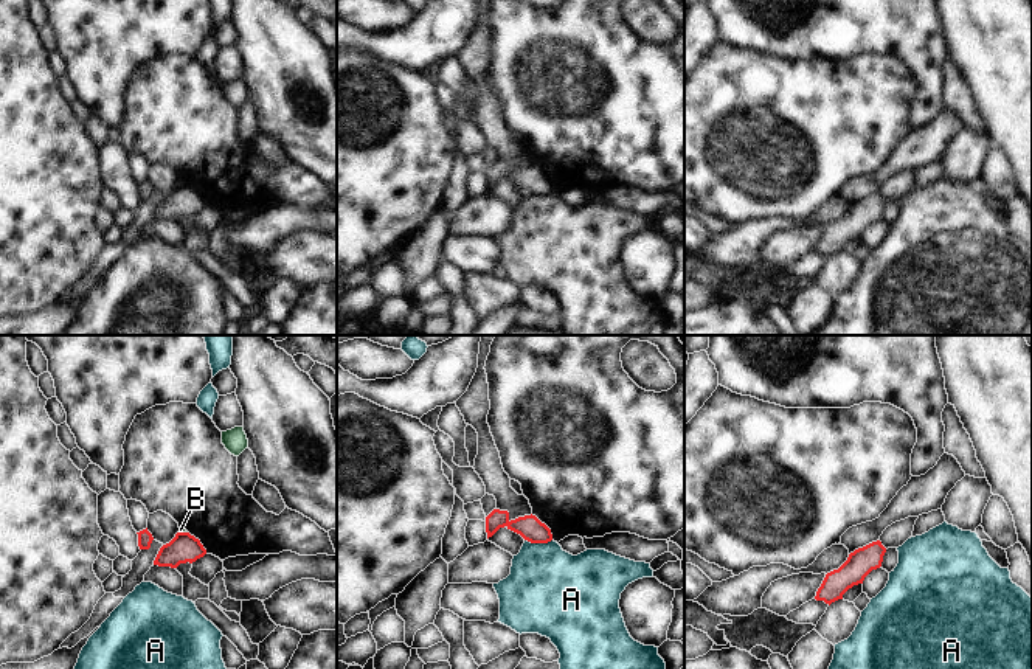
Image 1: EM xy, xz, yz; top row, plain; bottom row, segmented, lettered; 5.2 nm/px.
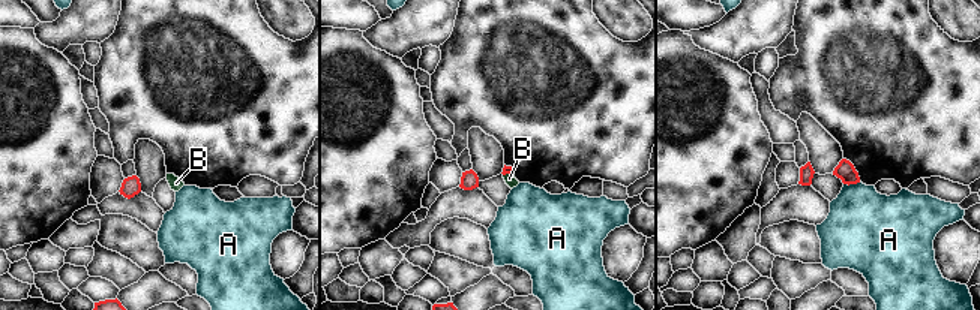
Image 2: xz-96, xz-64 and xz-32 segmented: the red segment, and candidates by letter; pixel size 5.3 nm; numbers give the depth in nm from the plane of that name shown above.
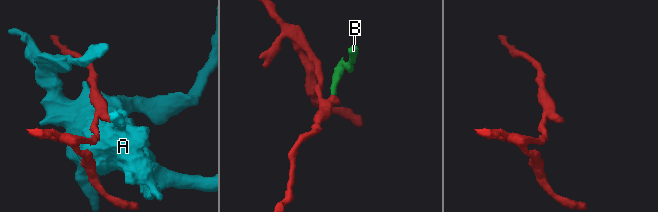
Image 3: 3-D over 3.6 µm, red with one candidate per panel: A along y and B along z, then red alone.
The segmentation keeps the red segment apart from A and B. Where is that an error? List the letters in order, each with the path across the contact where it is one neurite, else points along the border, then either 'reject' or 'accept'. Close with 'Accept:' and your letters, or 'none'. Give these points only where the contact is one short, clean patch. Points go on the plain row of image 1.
A: reject
B: along xy (180, 183), (187, 185) | reject
Accept: none

